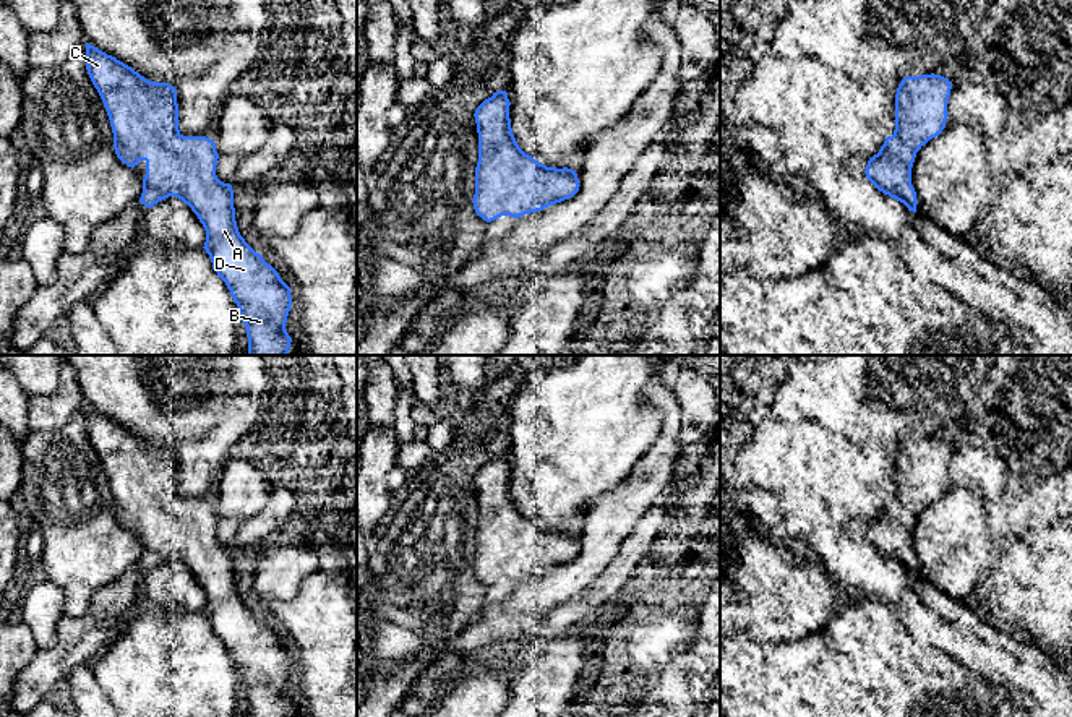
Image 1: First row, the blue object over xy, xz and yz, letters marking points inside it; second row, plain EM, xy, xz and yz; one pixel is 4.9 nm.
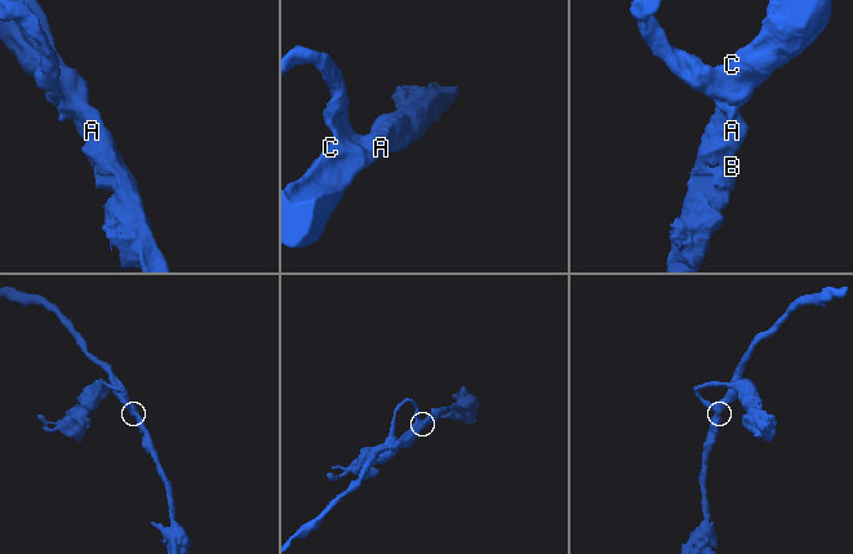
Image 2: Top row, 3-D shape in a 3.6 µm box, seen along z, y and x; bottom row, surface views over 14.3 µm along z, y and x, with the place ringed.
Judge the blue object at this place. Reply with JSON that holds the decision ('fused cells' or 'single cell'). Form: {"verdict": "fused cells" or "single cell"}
{"verdict": "single cell"}

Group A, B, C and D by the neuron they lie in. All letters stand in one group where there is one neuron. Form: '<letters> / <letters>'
A B C D

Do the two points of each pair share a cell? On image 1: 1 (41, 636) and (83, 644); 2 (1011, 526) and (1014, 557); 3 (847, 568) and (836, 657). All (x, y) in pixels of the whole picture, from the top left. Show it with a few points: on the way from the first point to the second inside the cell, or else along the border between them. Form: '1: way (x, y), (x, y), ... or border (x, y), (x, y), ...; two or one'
1: border (64, 617), (57, 625), (57, 639), (38, 649); two
2: border (1019, 536), (1009, 542); two
3: border (847, 592), (868, 596), (883, 604); two

